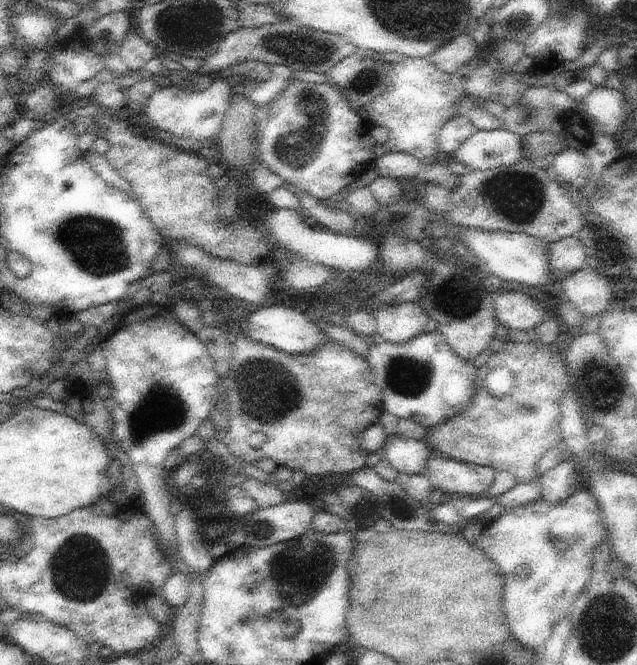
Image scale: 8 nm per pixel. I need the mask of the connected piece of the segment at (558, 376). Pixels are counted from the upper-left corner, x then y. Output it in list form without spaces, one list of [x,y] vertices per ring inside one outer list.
[[[539,340],[525,342],[525,344],[503,342],[503,344],[495,346],[495,352],[489,356],[489,360],[481,368],[477,368],[475,388],[479,392],[483,388],[485,374],[495,366],[507,368],[511,372],[511,376],[515,380],[511,394],[503,400],[491,400],[487,396],[487,392],[481,394],[479,400],[473,400],[471,408],[465,408],[463,412],[451,416],[443,424],[435,424],[435,426],[427,428],[423,442],[427,444],[429,450],[433,450],[433,452],[437,450],[439,454],[447,454],[449,458],[453,458],[453,462],[487,466],[495,472],[507,472],[521,484],[527,484],[531,480],[541,480],[541,474],[537,474],[537,464],[539,464],[541,456],[547,450],[561,446],[561,442],[563,442],[563,436],[561,436],[561,398],[563,398],[565,388],[569,388],[567,368],[563,364],[563,358],[555,356],[551,352],[551,348],[547,344],[541,344]]]

